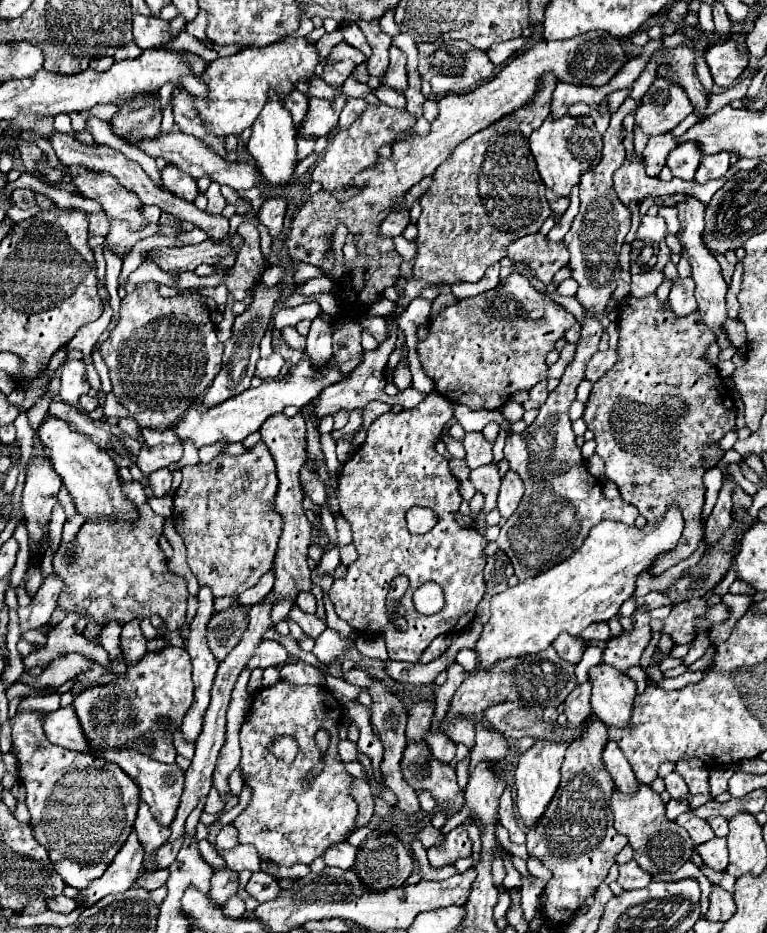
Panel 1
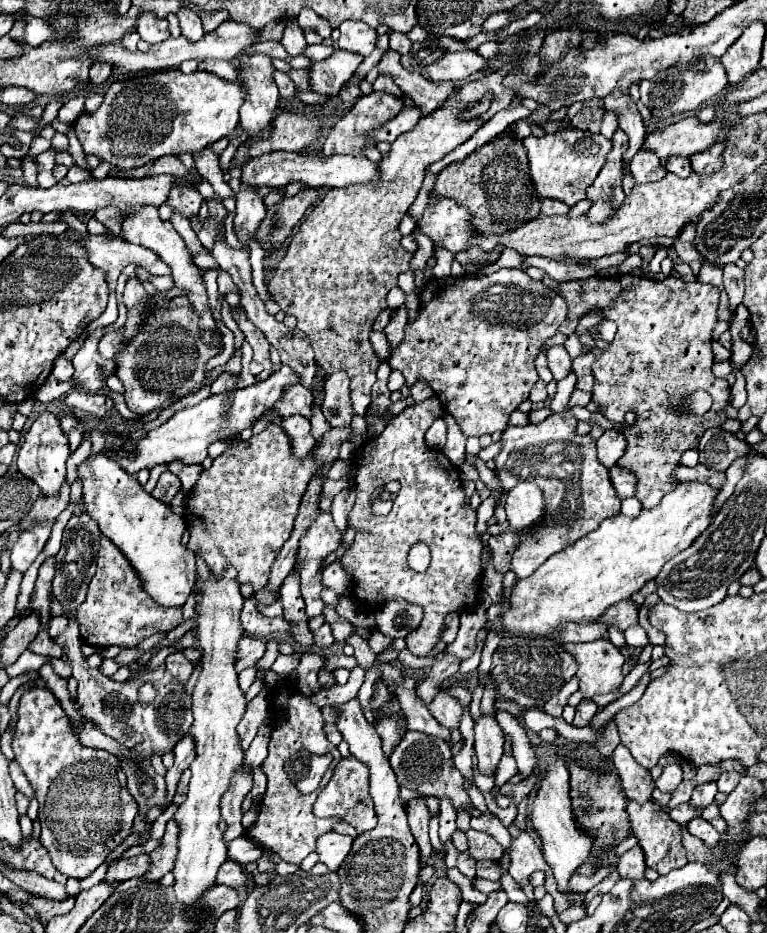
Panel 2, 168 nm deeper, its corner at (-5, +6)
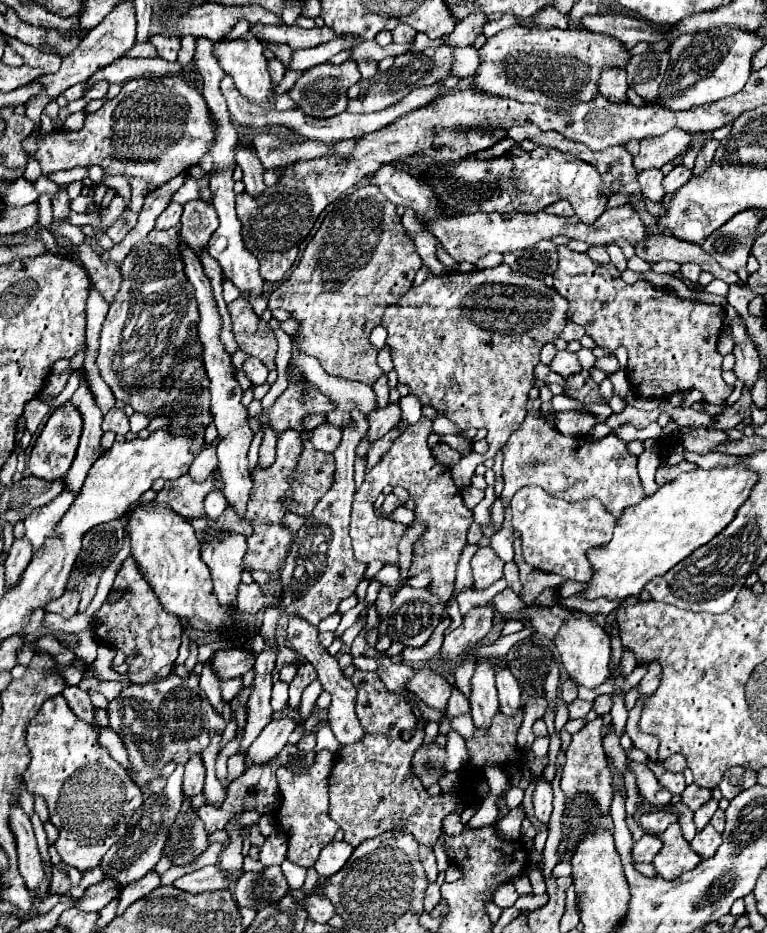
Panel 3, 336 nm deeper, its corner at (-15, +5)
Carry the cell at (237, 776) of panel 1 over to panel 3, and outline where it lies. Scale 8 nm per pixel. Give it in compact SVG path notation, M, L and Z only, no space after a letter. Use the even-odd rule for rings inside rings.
M237 753L228 759L228 775L226 778L220 780L224 786L228 786L232 781L236 780L244 773L244 761L245 755L243 753Z

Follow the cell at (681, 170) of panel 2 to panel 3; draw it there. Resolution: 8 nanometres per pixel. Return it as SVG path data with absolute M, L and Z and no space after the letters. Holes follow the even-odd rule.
M676 165L676 167L664 177L664 181L662 181L664 191L666 191L666 193L678 191L690 177L692 177L692 171L688 171L688 169L682 167L682 165Z

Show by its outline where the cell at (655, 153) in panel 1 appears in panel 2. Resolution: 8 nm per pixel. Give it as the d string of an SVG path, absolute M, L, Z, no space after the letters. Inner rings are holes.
M642 150L630 162L630 172L638 184L642 182L658 182L664 178L666 170L660 164L660 158L652 150Z

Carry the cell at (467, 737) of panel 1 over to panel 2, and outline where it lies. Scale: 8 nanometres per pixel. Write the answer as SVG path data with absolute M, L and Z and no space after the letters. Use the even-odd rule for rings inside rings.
M444 690L438 692L438 696L434 698L434 702L428 708L430 708L430 712L434 712L434 718L442 726L446 726L448 730L458 730L460 728L464 708L460 706L460 702L456 698L446 694Z

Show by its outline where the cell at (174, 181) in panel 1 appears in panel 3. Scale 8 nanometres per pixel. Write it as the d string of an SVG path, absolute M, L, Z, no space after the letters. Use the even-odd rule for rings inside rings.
M202 199L184 205L180 235L196 255L200 255L200 251L206 249L216 229L218 229L218 217L212 205L204 203Z

